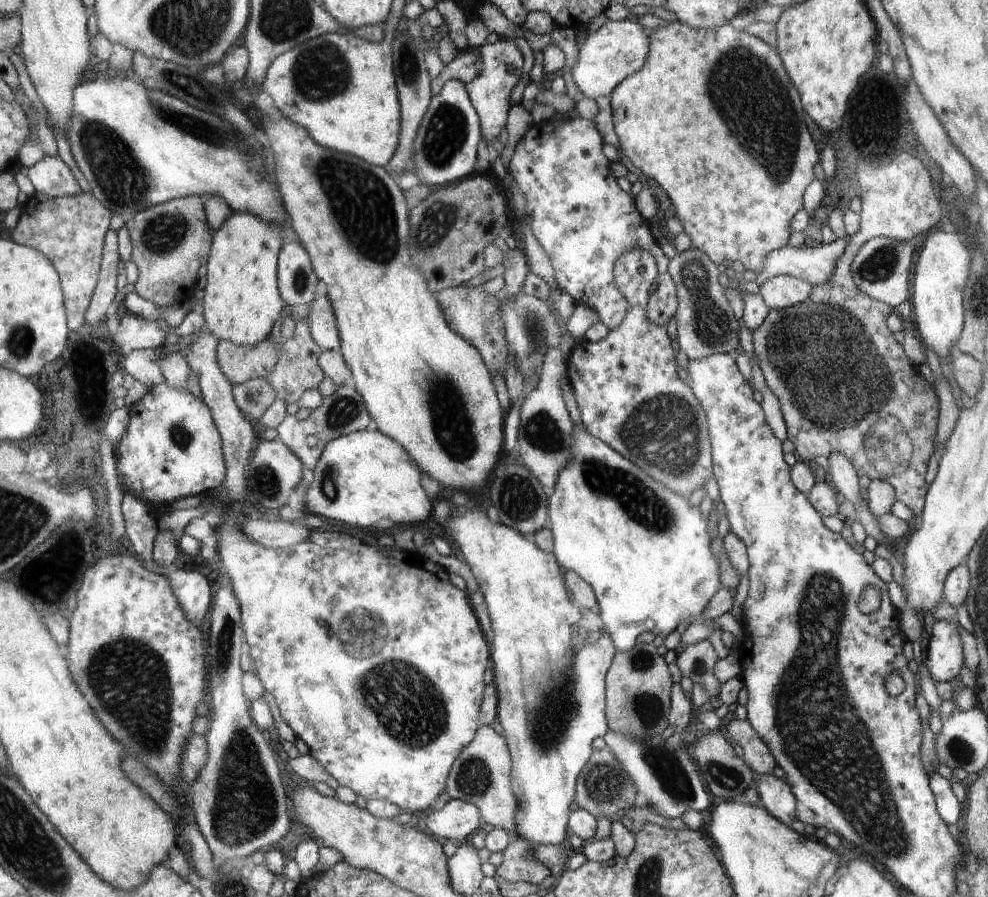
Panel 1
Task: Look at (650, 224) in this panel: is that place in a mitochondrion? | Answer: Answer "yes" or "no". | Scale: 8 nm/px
no

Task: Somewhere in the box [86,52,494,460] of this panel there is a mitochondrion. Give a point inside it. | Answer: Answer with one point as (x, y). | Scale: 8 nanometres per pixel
(370, 223)

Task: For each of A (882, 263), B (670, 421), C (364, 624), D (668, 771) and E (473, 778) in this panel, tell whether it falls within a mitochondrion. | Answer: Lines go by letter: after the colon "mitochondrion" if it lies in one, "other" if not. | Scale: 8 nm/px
A: mitochondrion
B: mitochondrion
C: mitochondrion
D: mitochondrion
E: mitochondrion

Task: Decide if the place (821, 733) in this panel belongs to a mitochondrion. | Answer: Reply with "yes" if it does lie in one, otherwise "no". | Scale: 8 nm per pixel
yes

